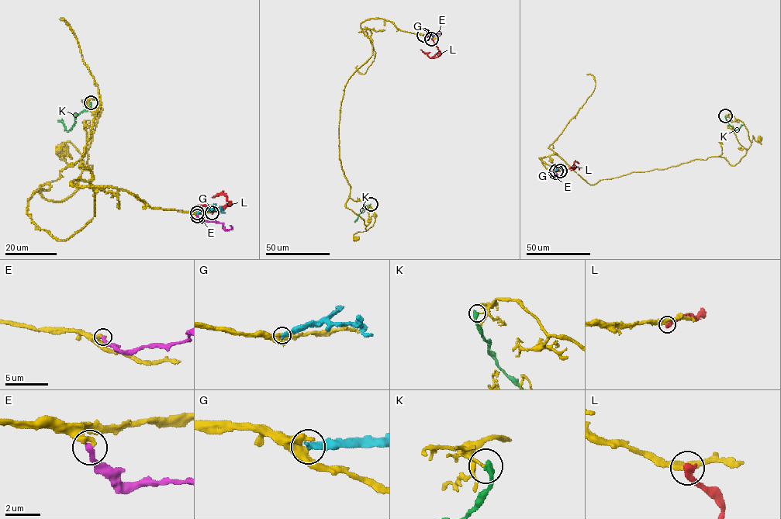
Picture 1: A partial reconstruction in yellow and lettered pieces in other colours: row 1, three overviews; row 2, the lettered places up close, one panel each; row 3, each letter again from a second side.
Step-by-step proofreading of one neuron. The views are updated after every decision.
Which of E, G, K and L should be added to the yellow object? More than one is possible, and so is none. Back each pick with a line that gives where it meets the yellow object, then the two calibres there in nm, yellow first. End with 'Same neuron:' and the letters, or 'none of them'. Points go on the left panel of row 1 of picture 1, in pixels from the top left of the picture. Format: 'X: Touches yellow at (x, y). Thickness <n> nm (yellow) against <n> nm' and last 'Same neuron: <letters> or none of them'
E: Touches yellow at (197, 216). Thickness 280 nm (yellow) against 280 nm
Same neuron: E

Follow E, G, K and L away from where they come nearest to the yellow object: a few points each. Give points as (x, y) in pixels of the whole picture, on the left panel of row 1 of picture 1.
E: (198, 216), (202, 220), (218, 221), (227, 230), (231, 228), (230, 225)
G: (198, 212), (209, 209), (219, 209), (224, 212)
K: (91, 102), (91, 106), (78, 114), (74, 124), (68, 131), (60, 120)
L: (212, 212), (230, 204), (219, 209), (199, 205), (190, 211)

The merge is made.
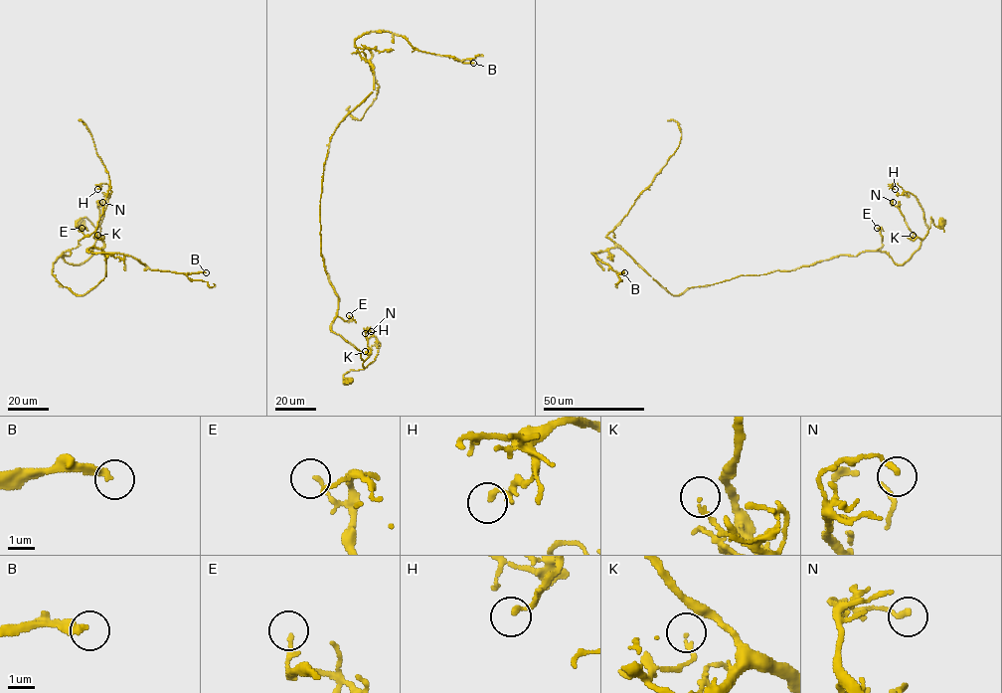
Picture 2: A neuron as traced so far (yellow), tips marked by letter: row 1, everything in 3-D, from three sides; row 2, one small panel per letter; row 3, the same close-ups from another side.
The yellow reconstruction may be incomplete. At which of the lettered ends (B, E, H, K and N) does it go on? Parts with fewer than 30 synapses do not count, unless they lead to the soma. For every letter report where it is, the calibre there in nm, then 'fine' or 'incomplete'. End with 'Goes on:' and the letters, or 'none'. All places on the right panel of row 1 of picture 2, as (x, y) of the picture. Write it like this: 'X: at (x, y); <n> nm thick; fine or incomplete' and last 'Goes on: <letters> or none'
B: at (624, 272); 300 nm thick; fine
E: at (877, 228); 130 nm thick; fine
H: at (895, 189); 180 nm thick; fine
K: at (913, 235); 150 nm thick; fine
N: at (893, 202); 200 nm thick; fine
Goes on: none

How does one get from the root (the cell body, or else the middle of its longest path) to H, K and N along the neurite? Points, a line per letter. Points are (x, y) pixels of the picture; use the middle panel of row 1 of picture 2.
H: (347, 379), (343, 377), (346, 373), (364, 369), (378, 354), (380, 344), (377, 338), (369, 329), (365, 333)
K: (347, 379), (343, 377), (346, 373), (364, 368), (362, 364), (371, 350), (365, 351)
N: (347, 379), (343, 377), (346, 373), (364, 368), (362, 364), (368, 357), (365, 330), (371, 331)

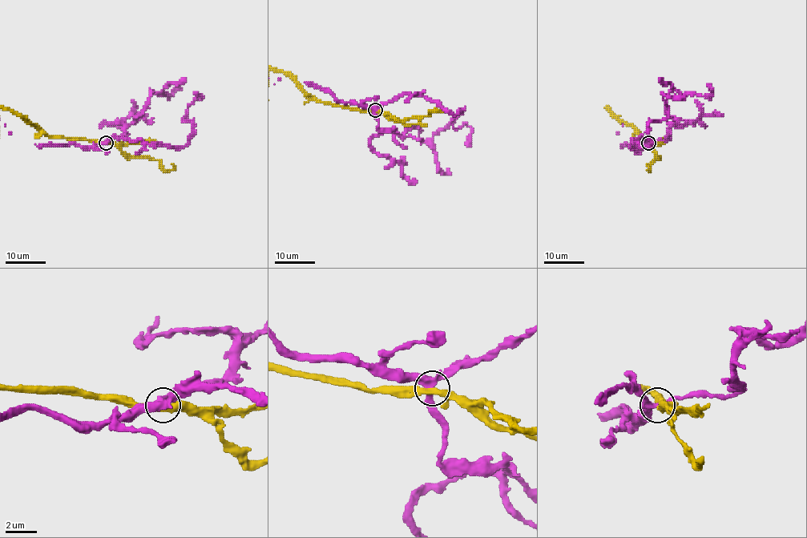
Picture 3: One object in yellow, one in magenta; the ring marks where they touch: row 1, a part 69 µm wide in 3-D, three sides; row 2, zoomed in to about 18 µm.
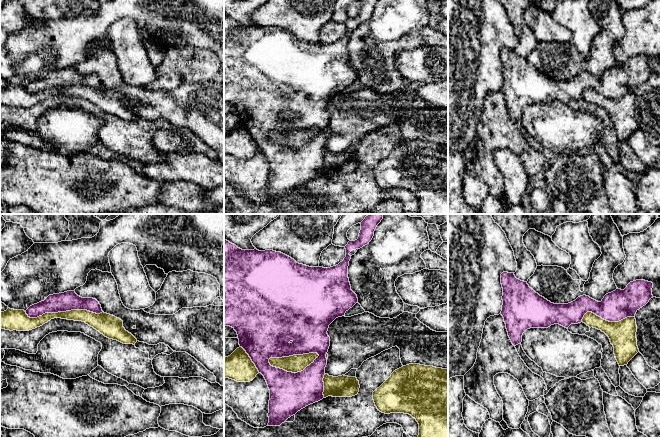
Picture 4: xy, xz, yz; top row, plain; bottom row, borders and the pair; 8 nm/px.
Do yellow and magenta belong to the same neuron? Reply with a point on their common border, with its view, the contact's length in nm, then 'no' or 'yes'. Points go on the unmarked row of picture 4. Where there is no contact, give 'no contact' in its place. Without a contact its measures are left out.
xz (293, 131) | 420 nm | no

